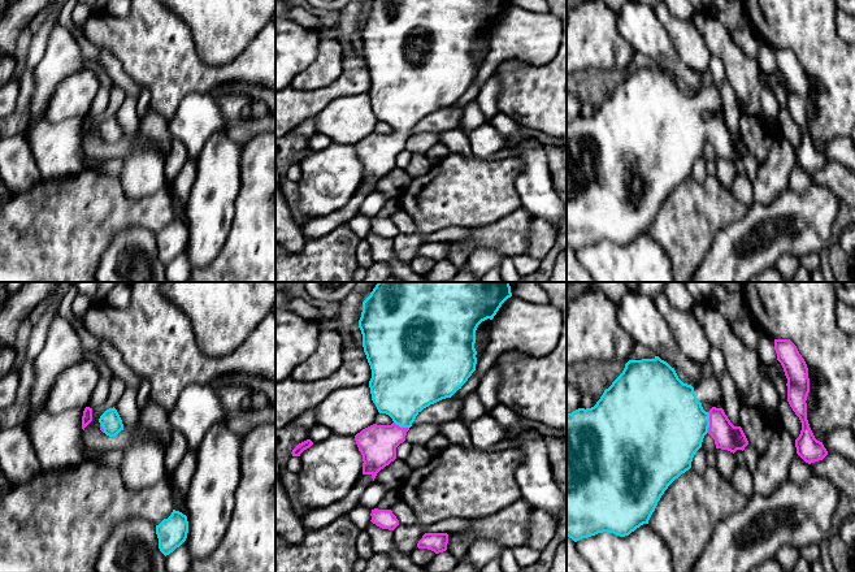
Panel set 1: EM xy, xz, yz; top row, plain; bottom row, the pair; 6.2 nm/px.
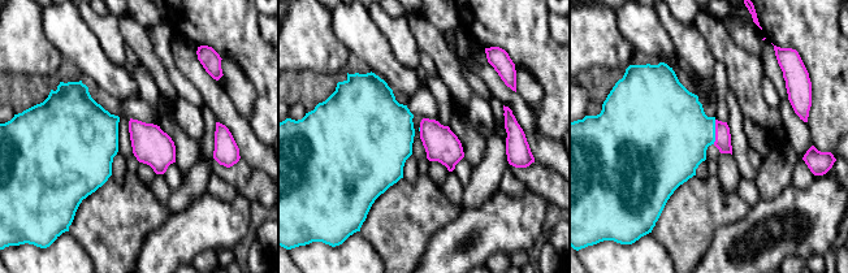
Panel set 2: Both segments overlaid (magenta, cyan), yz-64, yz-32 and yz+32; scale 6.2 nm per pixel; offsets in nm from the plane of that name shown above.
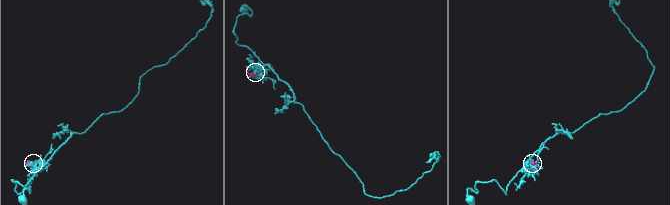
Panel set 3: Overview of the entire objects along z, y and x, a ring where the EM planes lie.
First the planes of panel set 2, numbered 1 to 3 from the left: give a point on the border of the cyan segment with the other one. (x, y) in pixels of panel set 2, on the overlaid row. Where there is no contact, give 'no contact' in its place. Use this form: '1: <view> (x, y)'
1: no contact
2: yz-32 (420, 129)
3: yz+32 (715, 131)

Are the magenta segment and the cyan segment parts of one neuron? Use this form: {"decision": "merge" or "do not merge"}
{"decision": "merge"}

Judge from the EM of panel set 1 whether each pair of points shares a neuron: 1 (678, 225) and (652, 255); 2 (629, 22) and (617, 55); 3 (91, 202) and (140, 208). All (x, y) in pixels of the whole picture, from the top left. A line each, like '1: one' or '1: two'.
1: two
2: two
3: one

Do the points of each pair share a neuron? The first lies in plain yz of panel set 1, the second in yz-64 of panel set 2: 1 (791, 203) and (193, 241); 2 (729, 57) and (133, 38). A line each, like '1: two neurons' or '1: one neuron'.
1: one neuron
2: one neuron

